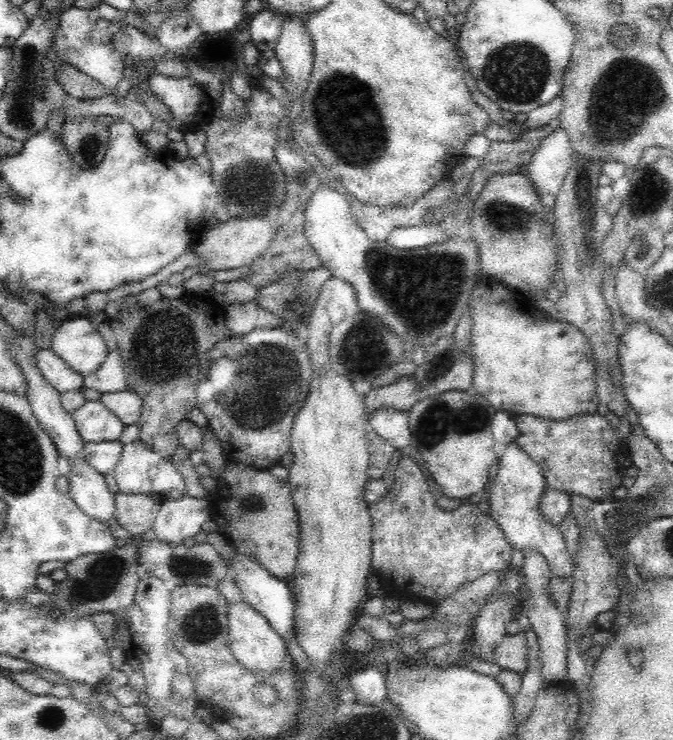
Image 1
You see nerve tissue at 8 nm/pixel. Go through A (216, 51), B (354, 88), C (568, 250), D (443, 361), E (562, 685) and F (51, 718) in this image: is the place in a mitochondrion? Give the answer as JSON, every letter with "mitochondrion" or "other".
{"A":"other","B":"mitochondrion","C":"other","D":"mitochondrion","E":"other","F":"mitochondrion"}

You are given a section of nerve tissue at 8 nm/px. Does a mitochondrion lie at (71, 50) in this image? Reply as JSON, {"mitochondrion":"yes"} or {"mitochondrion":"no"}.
{"mitochondrion":"no"}

